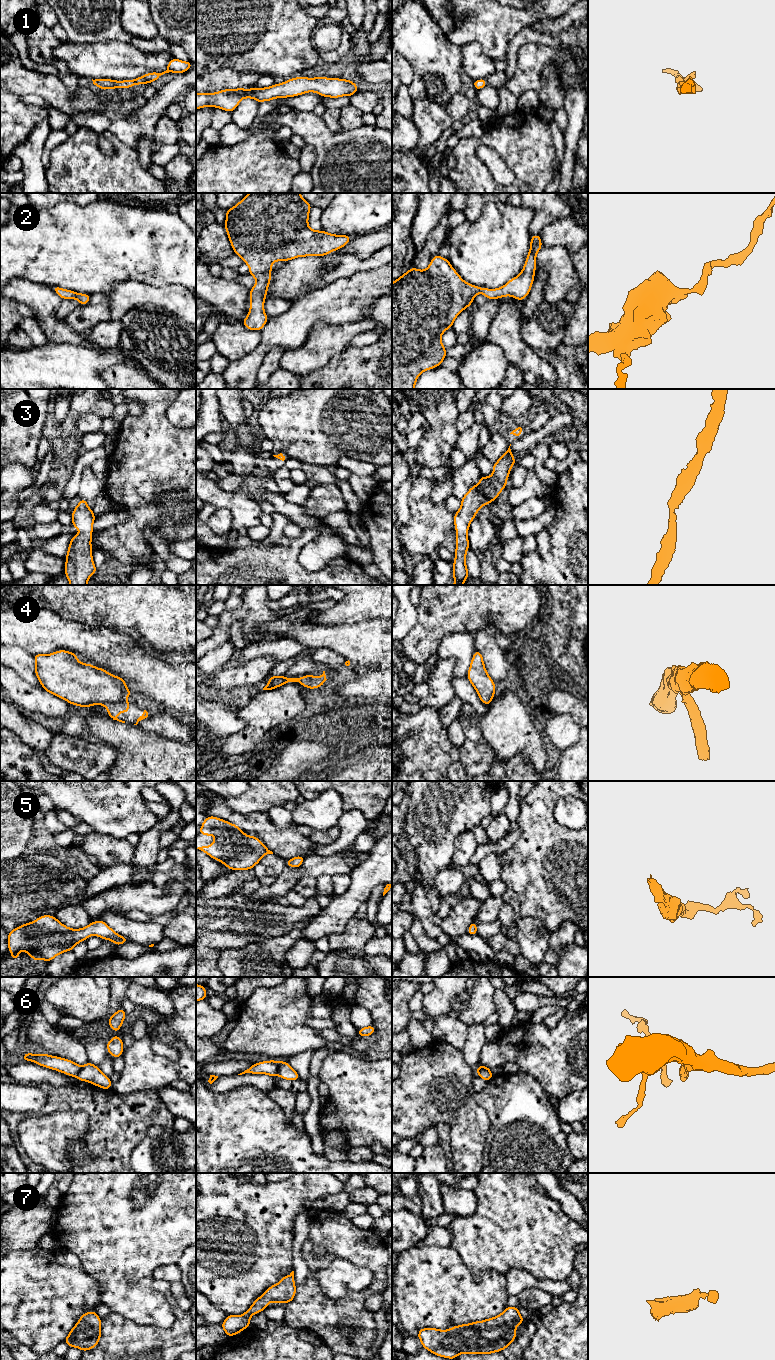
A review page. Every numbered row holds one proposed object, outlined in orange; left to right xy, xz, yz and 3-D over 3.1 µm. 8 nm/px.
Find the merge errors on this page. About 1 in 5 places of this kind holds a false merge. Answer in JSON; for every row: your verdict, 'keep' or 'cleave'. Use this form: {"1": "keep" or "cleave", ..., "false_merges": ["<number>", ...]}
{"1": "keep", "2": "keep", "3": "keep", "4": "cleave", "5": "keep", "6": "cleave", "7": "keep", "false_merges": ["4", "6"]}

